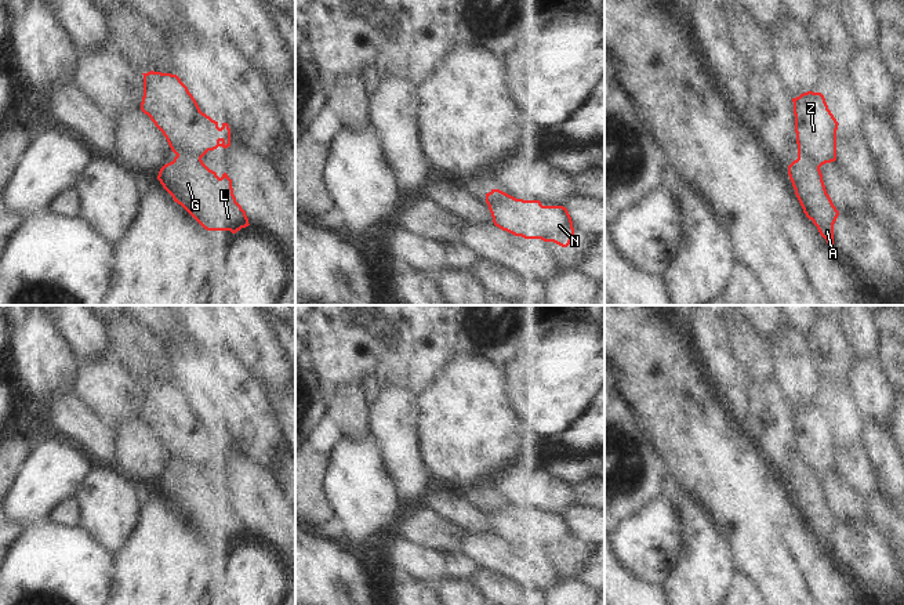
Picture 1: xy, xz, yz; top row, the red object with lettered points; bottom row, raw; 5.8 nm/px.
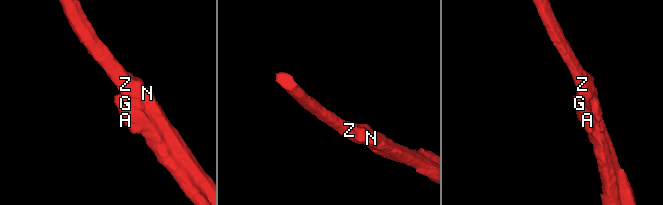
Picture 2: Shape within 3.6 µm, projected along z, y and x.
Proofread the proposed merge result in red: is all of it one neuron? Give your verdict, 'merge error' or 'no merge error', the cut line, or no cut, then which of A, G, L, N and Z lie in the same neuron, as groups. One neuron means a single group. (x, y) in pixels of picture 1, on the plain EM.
merge error; cut in xy along (177, 464), (198, 466), (200, 468); A G L / N Z

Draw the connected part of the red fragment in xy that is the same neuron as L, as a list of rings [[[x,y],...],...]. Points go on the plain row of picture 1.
[[[175,465],[157,485],[163,497],[204,539],[236,543],[248,536],[248,528],[236,511],[232,489],[226,482],[219,488],[202,468]]]

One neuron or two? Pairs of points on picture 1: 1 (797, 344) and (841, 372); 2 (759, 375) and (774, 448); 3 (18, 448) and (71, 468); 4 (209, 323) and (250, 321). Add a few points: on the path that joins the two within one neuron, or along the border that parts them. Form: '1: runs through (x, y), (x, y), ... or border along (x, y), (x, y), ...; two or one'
1: border along (805, 336), (813, 366), (820, 375); two
2: runs through (763, 392), (773, 430); one
3: border along (32, 448), (14, 479); two
4: runs through (218, 321), (240, 321); one

